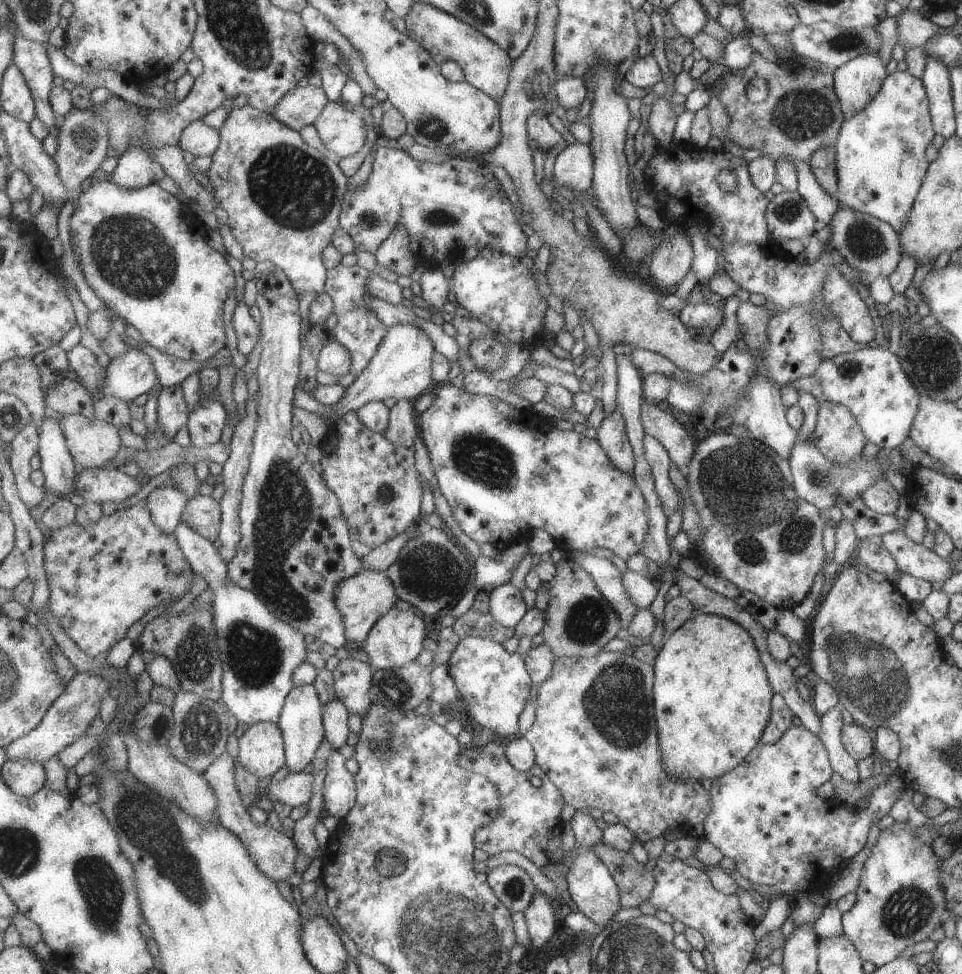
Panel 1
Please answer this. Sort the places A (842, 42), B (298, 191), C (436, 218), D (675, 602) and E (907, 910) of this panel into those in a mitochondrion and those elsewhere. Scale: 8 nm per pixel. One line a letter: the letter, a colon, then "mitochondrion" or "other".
A: mitochondrion
B: mitochondrion
C: mitochondrion
D: other
E: mitochondrion

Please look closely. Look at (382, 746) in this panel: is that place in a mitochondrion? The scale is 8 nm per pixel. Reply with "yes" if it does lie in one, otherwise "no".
yes

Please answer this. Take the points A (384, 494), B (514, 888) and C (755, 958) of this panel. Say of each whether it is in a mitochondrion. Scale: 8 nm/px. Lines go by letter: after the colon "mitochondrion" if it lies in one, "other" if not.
A: mitochondrion
B: mitochondrion
C: other

